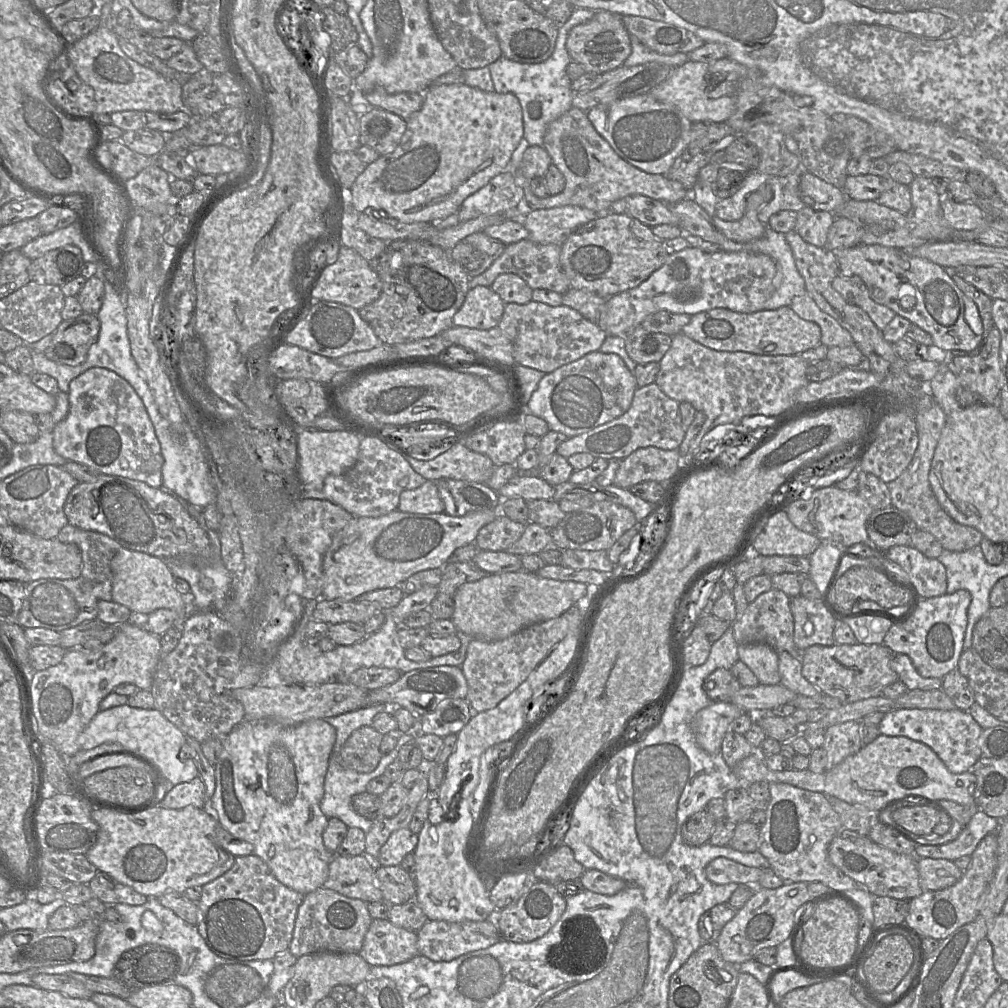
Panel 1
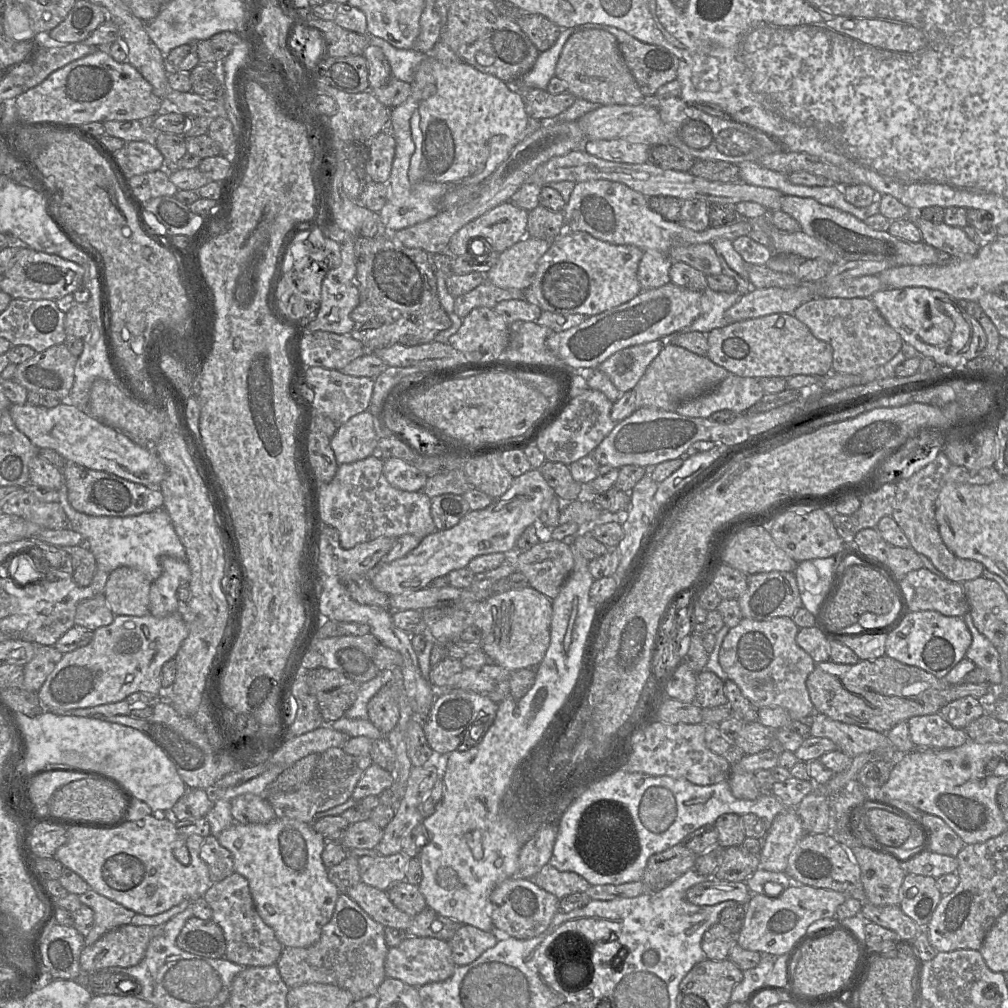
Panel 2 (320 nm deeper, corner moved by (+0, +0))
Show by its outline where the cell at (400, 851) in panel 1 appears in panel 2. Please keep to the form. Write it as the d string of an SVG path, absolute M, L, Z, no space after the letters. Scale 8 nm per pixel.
M402 851L388 856L360 856L358 866L361 881L379 890L386 891L396 882L406 880L406 866L410 857Z

